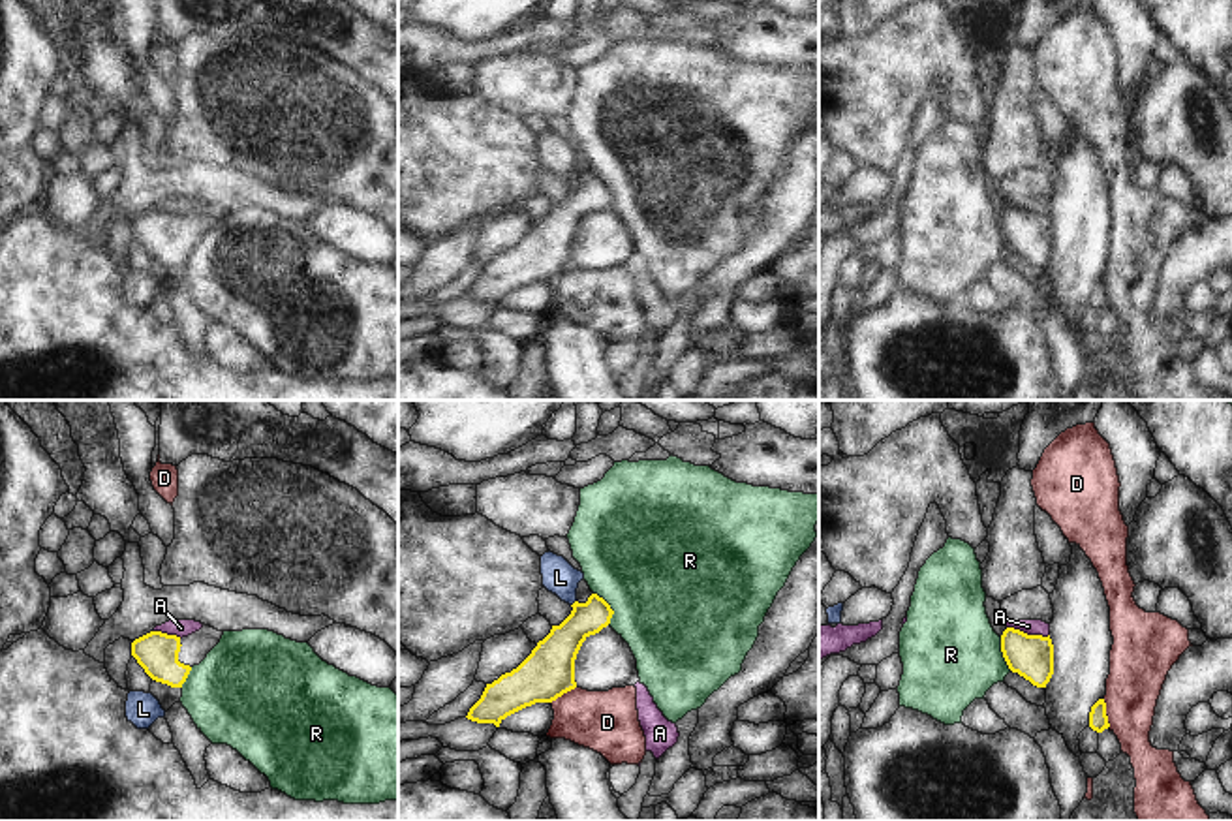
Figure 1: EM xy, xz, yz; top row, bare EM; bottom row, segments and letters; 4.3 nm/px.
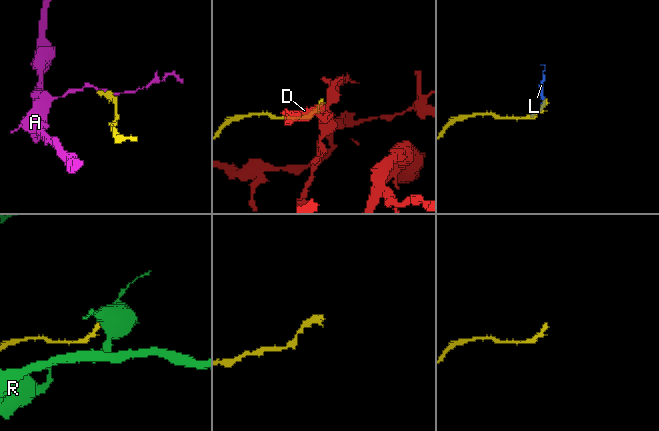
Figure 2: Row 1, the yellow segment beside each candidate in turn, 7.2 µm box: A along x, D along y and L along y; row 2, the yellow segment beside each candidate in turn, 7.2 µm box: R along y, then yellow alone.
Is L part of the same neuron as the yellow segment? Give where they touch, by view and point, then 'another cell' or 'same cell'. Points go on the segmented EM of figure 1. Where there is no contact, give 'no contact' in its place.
meets yellow in xz at (573, 604); another cell

